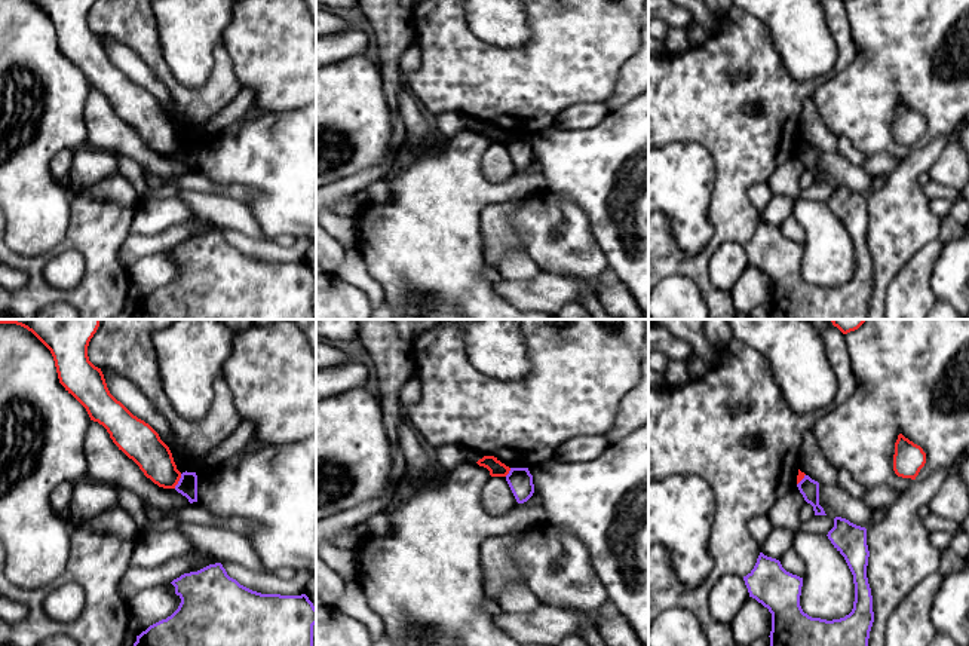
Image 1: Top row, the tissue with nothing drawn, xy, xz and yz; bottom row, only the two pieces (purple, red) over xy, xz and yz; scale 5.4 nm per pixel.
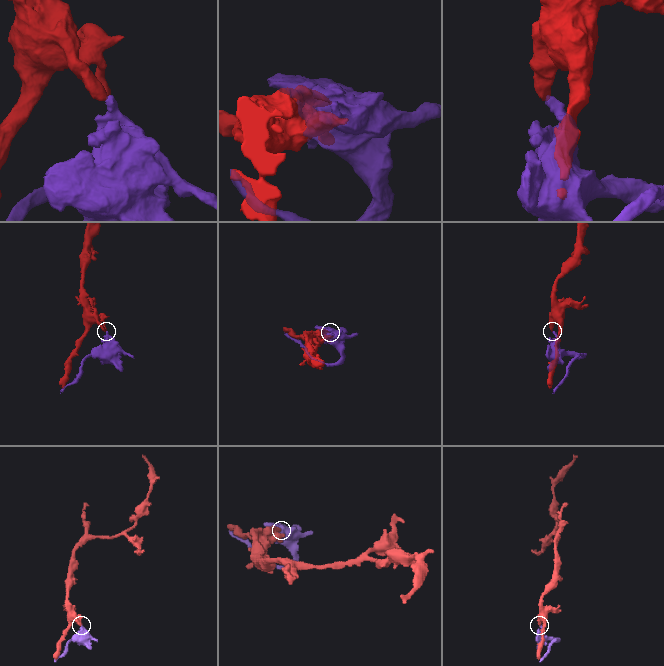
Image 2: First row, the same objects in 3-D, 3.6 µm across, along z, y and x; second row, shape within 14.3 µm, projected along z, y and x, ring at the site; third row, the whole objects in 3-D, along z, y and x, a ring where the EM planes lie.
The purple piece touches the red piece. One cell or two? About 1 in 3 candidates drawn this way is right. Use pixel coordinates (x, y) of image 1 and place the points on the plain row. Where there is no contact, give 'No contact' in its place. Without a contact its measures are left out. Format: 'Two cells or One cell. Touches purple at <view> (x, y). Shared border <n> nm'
Two cells. Touches purple at xy (178, 149). Shared border 90 nm

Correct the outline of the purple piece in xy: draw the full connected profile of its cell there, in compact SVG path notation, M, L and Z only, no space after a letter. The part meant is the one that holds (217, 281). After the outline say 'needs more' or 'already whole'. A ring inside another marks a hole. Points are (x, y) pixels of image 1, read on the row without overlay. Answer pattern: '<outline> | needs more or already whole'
M221 230L184 241L171 249L181 266L178 276L137 303L132 319L315 319L316 275L306 261L261 261L230 245Z | already whole

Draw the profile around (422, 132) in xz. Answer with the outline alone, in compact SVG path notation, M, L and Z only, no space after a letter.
M407 86L399 94L399 114L407 128L407 138L393 172L411 163L420 153L444 138L433 119L423 111Z

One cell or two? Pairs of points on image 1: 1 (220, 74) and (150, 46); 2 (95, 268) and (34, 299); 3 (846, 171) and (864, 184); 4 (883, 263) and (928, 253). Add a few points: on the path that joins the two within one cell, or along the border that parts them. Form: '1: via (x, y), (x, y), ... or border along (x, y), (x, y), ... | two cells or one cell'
1: via (201, 94), (183, 94), (159, 67) | one cell
2: via (86, 285), (76, 296), (52, 296) | one cell
3: via (851, 175), (859, 181) | one cell
4: border along (938, 236), (929, 241), (891, 282) | two cells

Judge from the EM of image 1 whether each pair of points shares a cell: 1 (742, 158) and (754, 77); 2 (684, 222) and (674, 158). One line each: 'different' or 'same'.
1: same
2: same

